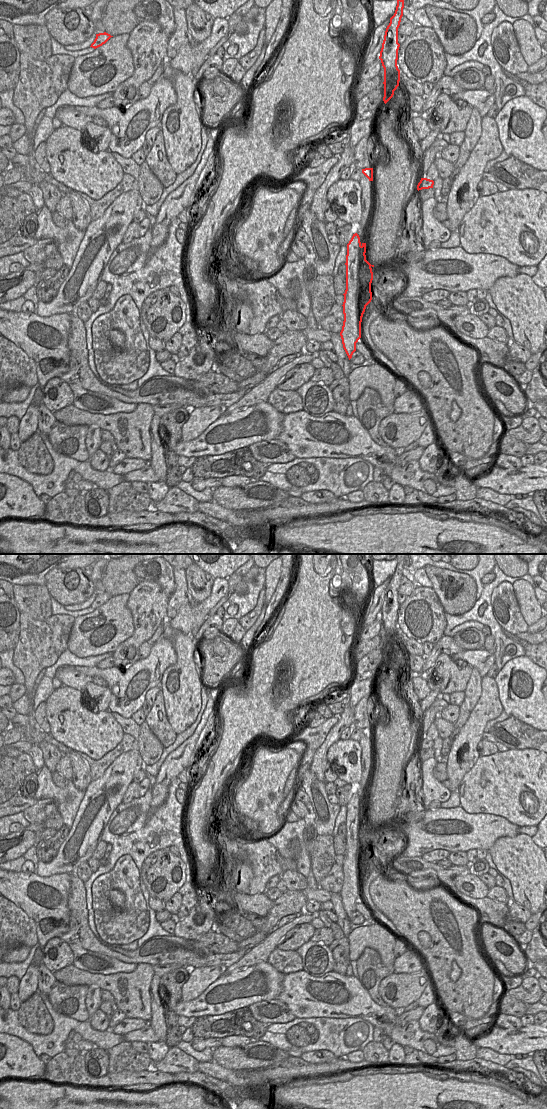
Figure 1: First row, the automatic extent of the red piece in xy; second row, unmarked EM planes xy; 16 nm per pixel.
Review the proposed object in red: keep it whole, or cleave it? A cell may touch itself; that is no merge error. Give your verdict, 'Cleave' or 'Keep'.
Cleave.

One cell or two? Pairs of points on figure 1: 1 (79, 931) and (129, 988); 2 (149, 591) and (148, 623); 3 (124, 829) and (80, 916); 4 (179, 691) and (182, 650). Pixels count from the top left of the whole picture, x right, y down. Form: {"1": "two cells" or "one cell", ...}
{"1": "two cells", "2": "one cell", "3": "two cells", "4": "one cell"}

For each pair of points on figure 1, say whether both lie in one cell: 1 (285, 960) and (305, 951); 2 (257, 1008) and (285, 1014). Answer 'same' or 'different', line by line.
1: different
2: same

